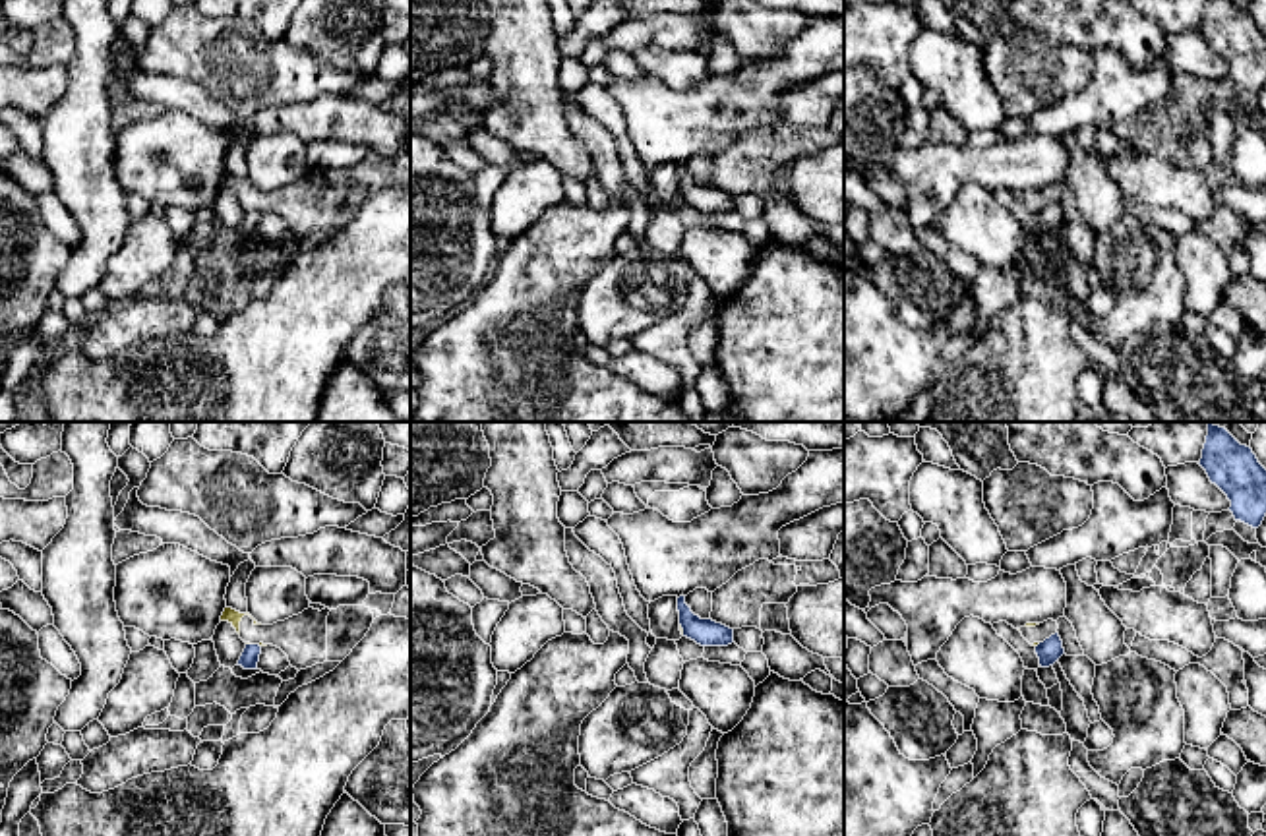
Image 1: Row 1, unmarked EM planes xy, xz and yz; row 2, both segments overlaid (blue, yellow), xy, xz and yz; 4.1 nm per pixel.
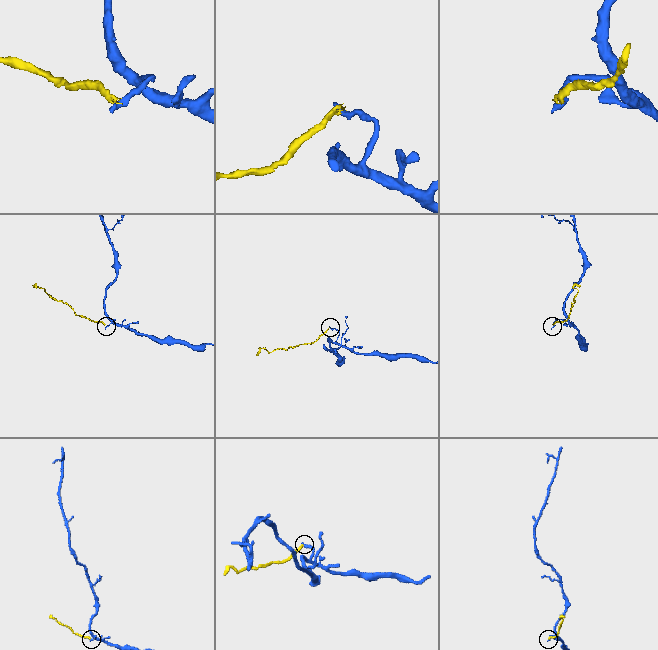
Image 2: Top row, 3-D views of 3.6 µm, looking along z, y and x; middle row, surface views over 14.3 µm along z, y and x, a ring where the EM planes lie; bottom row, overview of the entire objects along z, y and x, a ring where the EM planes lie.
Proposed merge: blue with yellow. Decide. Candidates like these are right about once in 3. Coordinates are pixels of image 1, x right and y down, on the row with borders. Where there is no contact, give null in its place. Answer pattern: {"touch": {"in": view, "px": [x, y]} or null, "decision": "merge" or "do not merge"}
{"touch": {"in": "xz", "px": [682, 627]}, "decision": "do not merge"}

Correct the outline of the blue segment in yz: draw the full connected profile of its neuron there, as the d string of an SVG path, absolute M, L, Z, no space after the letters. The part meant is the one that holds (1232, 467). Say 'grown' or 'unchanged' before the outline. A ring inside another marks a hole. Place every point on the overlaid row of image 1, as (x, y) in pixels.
unchanged; M1208 424L1198 464L1231 501L1235 521L1258 528L1266 517L1266 468L1252 449L1241 445L1225 428Z

